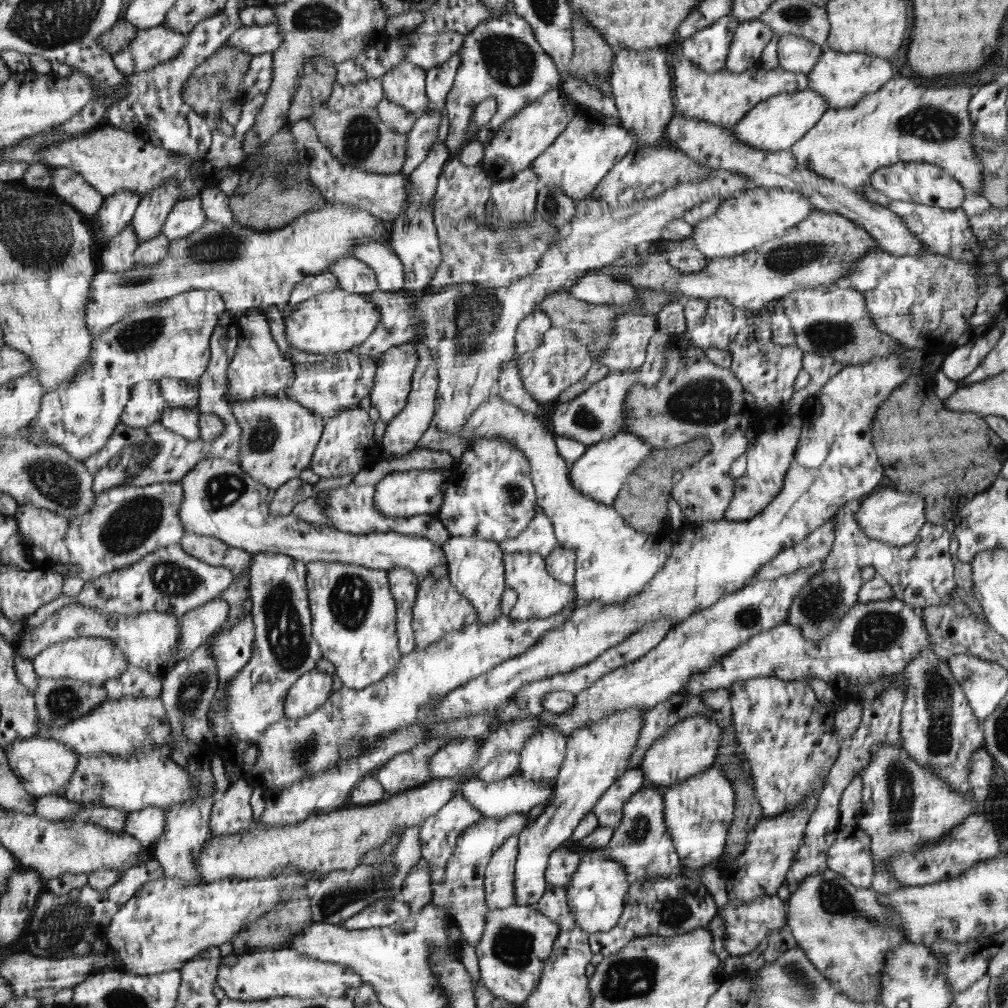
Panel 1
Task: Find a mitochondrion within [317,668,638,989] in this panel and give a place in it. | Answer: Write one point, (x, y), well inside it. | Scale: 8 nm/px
(513, 945)

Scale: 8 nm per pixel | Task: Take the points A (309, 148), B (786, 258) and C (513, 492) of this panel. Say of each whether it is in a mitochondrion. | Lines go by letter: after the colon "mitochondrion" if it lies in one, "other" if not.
A: other
B: mitochondrion
C: mitochondrion

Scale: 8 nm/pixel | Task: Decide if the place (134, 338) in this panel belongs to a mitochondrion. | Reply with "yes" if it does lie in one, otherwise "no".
yes

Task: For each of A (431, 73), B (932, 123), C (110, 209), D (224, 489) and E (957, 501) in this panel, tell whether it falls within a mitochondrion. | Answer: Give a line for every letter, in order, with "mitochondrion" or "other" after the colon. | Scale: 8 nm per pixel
A: other
B: mitochondrion
C: other
D: mitochondrion
E: other

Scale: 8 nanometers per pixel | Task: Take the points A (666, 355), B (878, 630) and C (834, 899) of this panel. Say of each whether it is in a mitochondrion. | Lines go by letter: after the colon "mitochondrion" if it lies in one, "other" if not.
A: other
B: mitochondrion
C: mitochondrion

